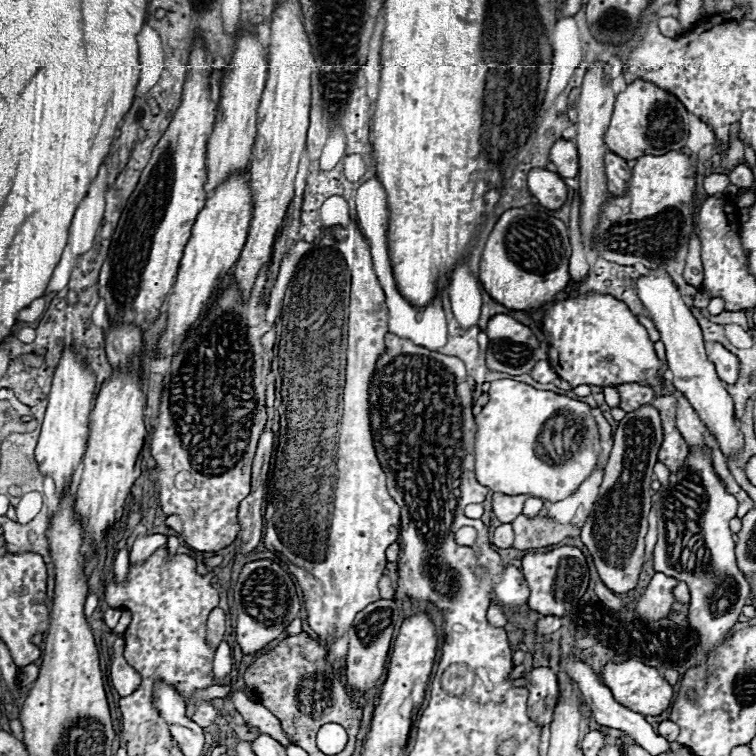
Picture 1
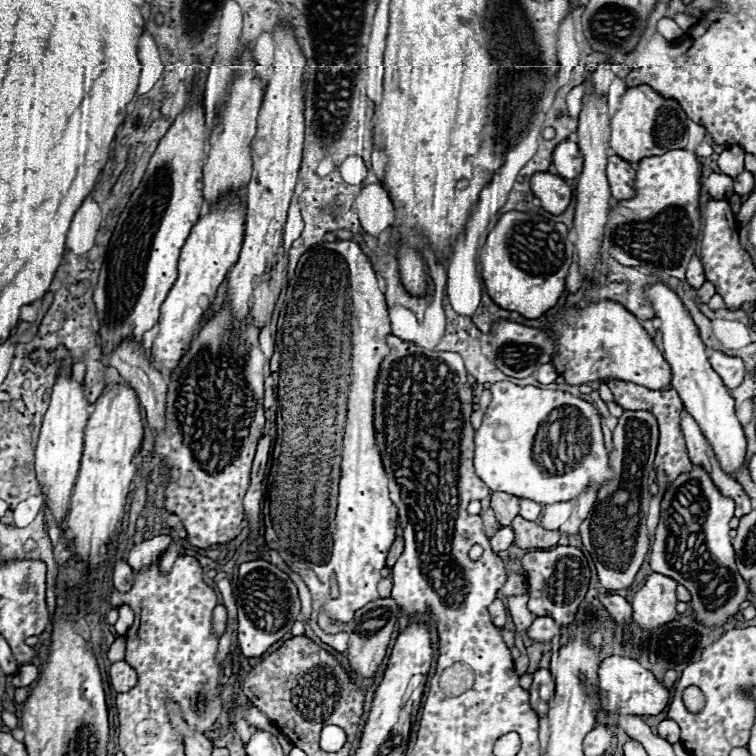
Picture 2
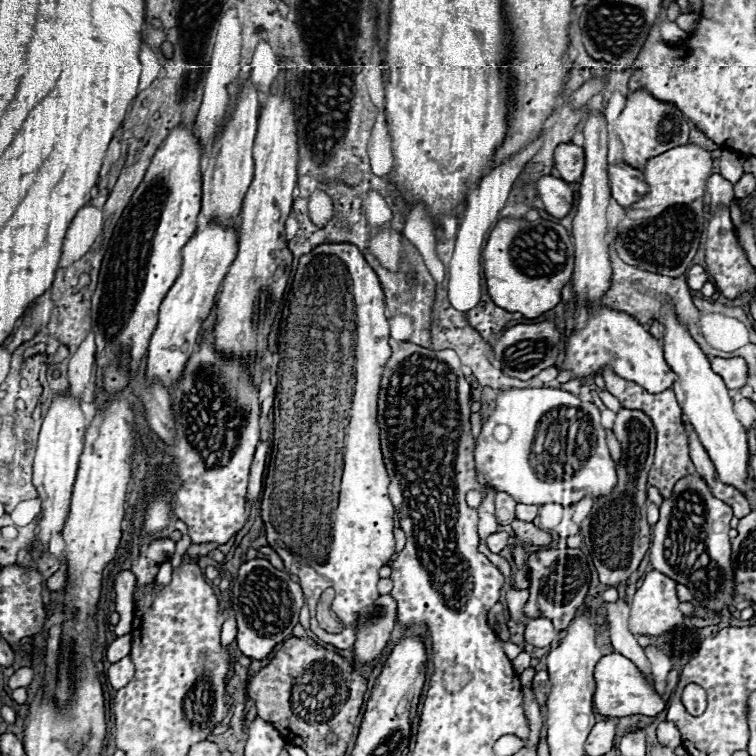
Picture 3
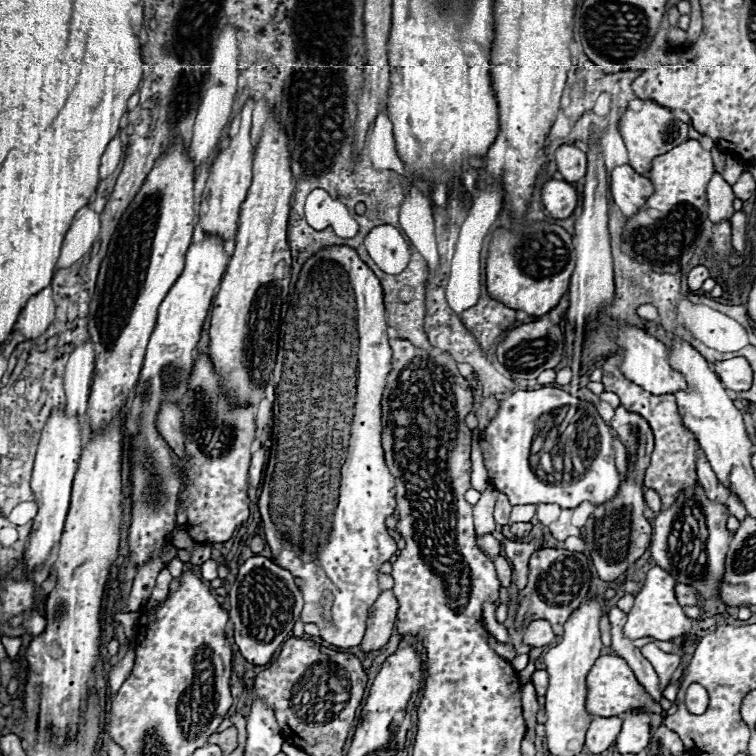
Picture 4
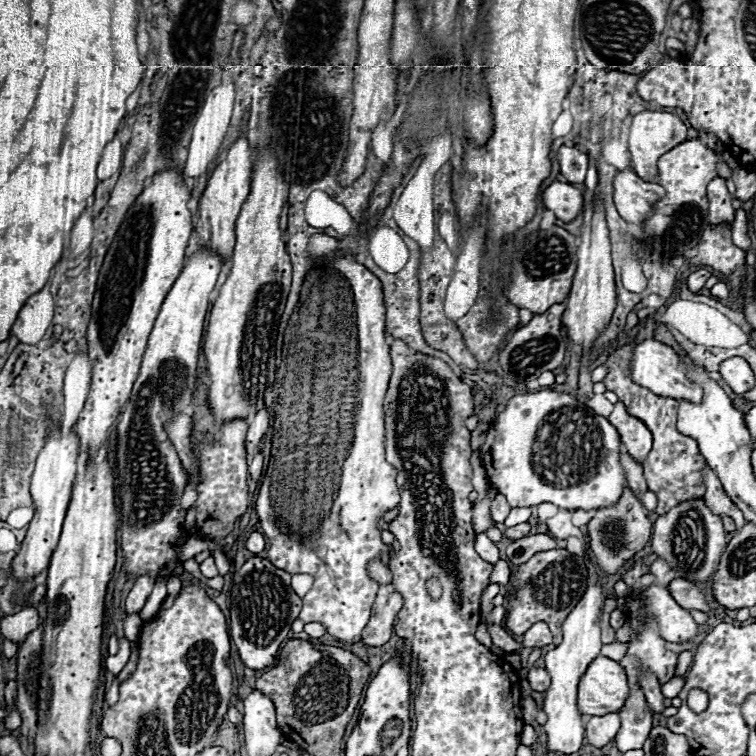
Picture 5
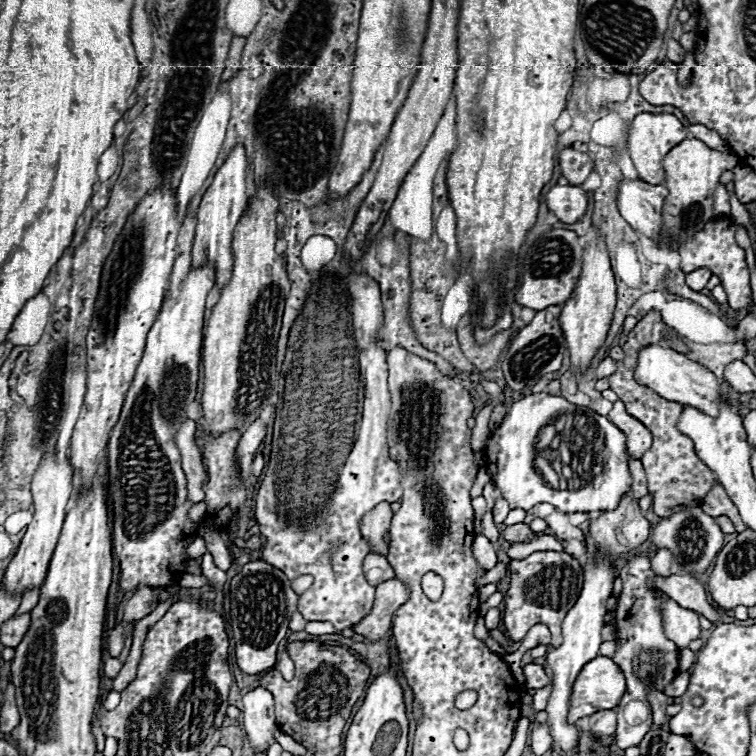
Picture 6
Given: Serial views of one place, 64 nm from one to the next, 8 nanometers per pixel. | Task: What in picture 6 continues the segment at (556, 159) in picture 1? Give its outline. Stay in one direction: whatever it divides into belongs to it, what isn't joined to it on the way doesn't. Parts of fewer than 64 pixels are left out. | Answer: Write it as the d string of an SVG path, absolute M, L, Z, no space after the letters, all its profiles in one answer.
M564 148L560 152L560 170L562 176L568 180L568 184L582 184L590 170L594 168L592 158L586 152L578 152L574 148Z

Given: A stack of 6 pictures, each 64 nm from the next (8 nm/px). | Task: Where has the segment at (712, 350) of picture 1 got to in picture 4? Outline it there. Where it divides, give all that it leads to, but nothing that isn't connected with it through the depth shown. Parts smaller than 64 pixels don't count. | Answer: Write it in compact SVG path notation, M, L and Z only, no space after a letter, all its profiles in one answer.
M740 356L740 358L730 358L730 360L720 360L712 364L714 372L720 376L722 384L728 390L734 392L742 392L746 388L750 388L752 384L752 370L750 364Z

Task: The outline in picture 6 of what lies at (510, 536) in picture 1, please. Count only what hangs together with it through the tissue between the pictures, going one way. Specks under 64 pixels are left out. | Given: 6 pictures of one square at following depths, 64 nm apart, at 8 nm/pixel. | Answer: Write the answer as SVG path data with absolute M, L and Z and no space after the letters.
M476 534L472 550L474 550L474 558L478 560L478 564L480 564L482 568L490 570L490 568L494 568L494 566L498 564L498 558L496 558L496 550L494 550L494 546L492 546L492 544L488 542L488 538L484 538L482 534Z

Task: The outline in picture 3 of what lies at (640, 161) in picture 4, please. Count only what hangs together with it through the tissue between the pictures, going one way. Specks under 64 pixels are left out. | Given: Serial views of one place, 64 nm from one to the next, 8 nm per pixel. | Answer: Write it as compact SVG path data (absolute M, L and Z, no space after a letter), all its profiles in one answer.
M634 90L632 94L628 94L626 106L620 112L620 116L616 118L616 126L614 126L614 134L622 142L622 148L624 148L624 162L640 170L646 160L660 156L662 152L670 150L674 146L688 144L688 136L680 136L682 120L684 120L684 116L680 110L676 110L674 104L656 100L648 90Z

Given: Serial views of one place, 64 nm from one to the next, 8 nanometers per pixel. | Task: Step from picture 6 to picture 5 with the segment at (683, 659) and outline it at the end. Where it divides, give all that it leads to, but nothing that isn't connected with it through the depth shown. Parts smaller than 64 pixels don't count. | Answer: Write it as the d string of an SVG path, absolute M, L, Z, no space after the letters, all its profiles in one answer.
M683 651L679 654L678 663L675 670L675 676L683 676L689 670L693 660L693 653Z

